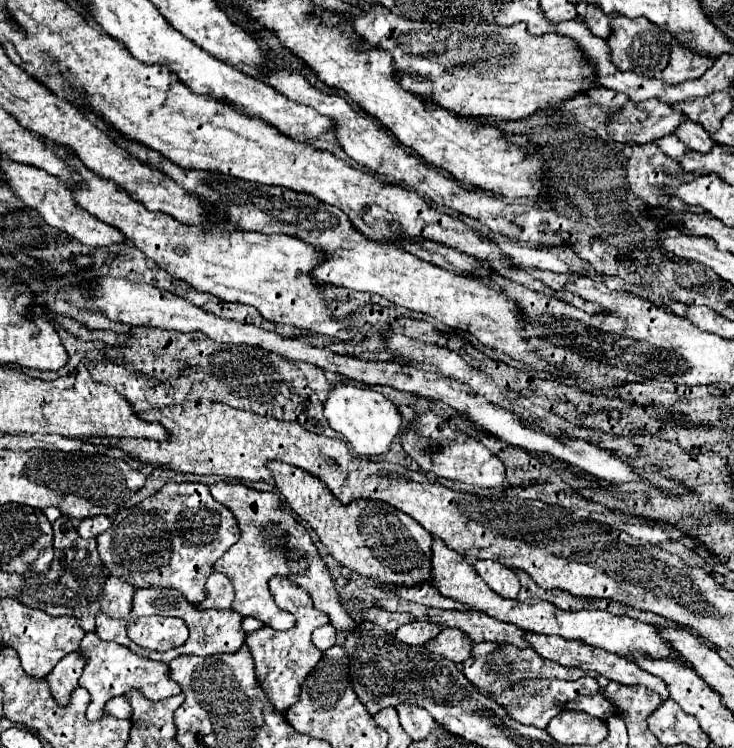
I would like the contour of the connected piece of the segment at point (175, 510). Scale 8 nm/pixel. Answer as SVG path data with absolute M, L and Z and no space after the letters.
M168 483L152 497L118 513L108 531L98 537L98 553L106 569L134 587L172 587L190 603L204 601L206 579L214 571L214 563L240 539L238 521L232 511L218 503L204 483Z

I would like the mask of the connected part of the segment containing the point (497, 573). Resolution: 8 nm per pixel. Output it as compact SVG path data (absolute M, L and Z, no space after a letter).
M476 561L474 569L486 581L486 585L492 591L496 591L500 597L516 599L516 595L520 591L520 581L518 581L514 569L508 569L496 561Z

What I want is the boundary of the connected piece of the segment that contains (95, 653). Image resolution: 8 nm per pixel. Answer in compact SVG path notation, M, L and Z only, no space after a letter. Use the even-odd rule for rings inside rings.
M96 633L84 635L80 651L84 653L84 657L88 657L84 673L80 677L80 687L88 689L88 693L92 695L92 703L88 705L88 711L86 711L86 717L90 721L96 721L96 717L102 717L102 711L104 711L104 705L108 703L108 699L124 695L130 689L138 689L150 701L162 701L162 699L168 699L168 697L180 693L180 687L174 681L168 681L168 665L166 663L144 659L144 657L132 653L128 647L122 647L112 641L100 641L100 637L96 637Z

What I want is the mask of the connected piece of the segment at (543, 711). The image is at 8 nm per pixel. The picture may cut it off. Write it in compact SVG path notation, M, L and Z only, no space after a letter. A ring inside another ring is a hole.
M582 677L578 681L558 681L558 679L524 679L514 689L504 691L502 695L490 695L484 691L486 697L494 699L504 707L504 711L518 723L522 725L532 725L538 729L546 729L548 721L562 711L562 707L568 701L574 701L578 695L596 695L598 693L598 683L592 677ZM532 693L542 693L542 695L532 695Z

